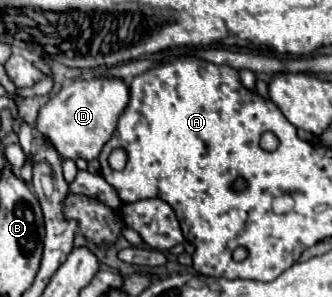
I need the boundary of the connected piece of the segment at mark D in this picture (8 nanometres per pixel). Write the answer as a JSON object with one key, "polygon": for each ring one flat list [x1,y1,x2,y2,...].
{"polygon":[[119,78,73,80,39,110,35,128,61,158,93,160,111,138,111,132,115,132,115,120,119,118,119,112,123,112,123,104,127,104,127,86]]}

